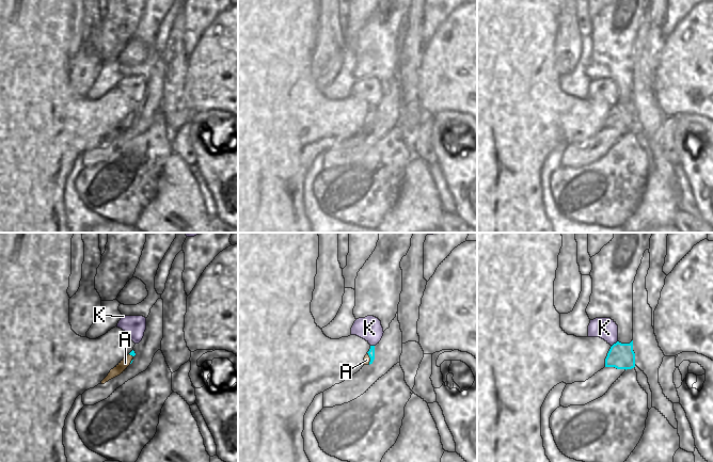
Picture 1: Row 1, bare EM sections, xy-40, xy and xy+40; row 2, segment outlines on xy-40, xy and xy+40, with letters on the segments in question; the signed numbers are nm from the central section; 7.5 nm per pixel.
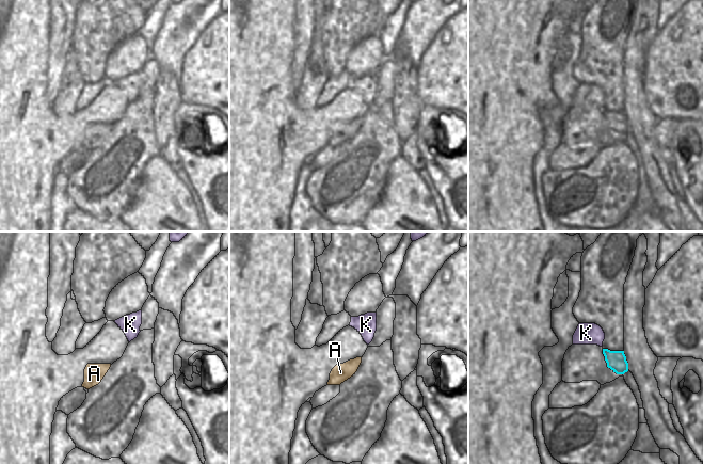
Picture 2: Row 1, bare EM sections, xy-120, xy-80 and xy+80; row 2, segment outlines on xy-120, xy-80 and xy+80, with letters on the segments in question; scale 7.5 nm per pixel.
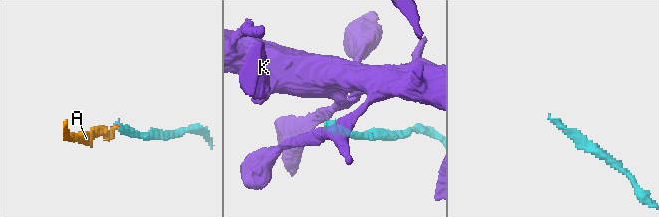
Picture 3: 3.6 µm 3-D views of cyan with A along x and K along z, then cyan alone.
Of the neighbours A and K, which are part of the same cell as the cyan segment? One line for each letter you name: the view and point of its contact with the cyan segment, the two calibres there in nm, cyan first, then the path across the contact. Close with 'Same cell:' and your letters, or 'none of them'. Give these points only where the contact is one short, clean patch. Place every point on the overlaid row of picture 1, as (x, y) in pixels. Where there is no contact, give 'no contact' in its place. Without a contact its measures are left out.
A: contact xy (369, 356); calibres 50 and 50 nm; way xy (371, 351), (369, 356), (366, 360)
Same cell: A

